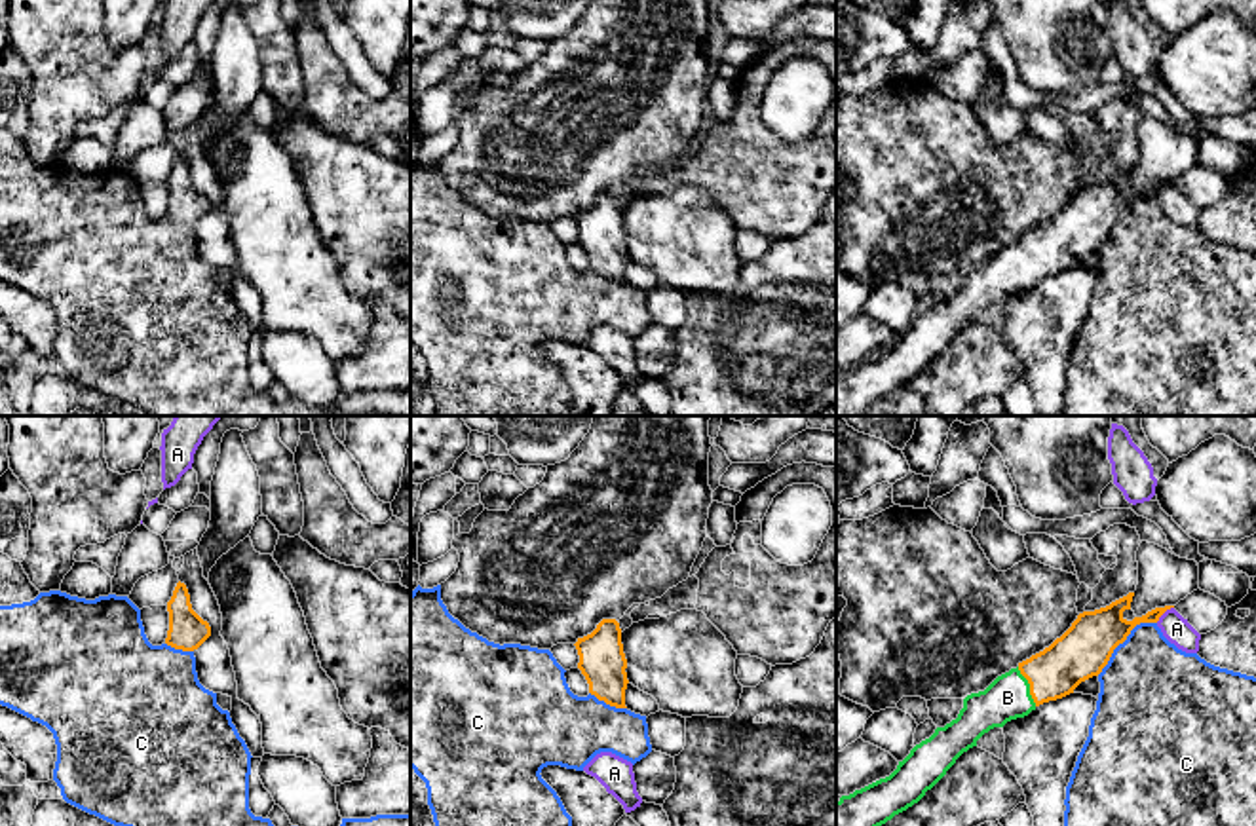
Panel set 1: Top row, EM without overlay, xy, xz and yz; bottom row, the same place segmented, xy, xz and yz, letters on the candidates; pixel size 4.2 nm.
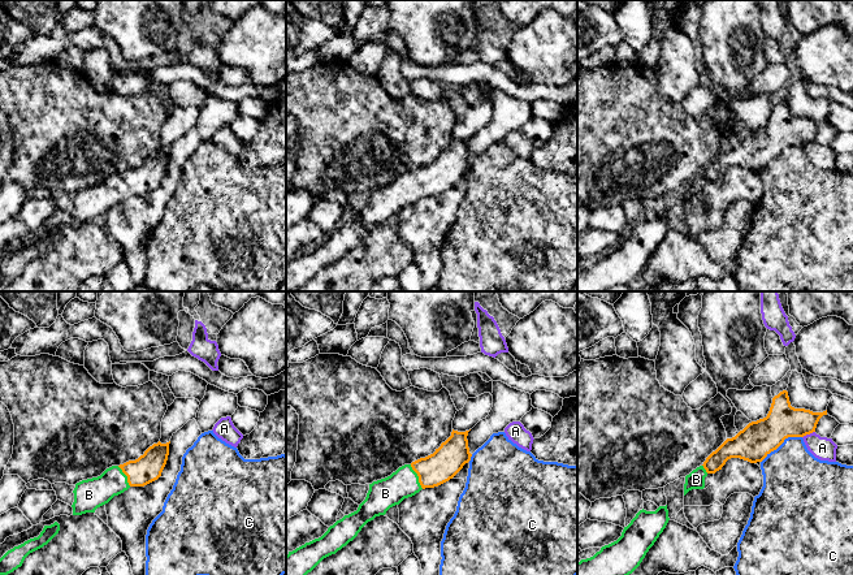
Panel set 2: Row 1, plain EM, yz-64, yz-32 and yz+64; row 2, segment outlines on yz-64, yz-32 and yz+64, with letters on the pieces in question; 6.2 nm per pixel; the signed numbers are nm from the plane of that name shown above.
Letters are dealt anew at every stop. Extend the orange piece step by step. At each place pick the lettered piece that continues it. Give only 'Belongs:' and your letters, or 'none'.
Belongs: B

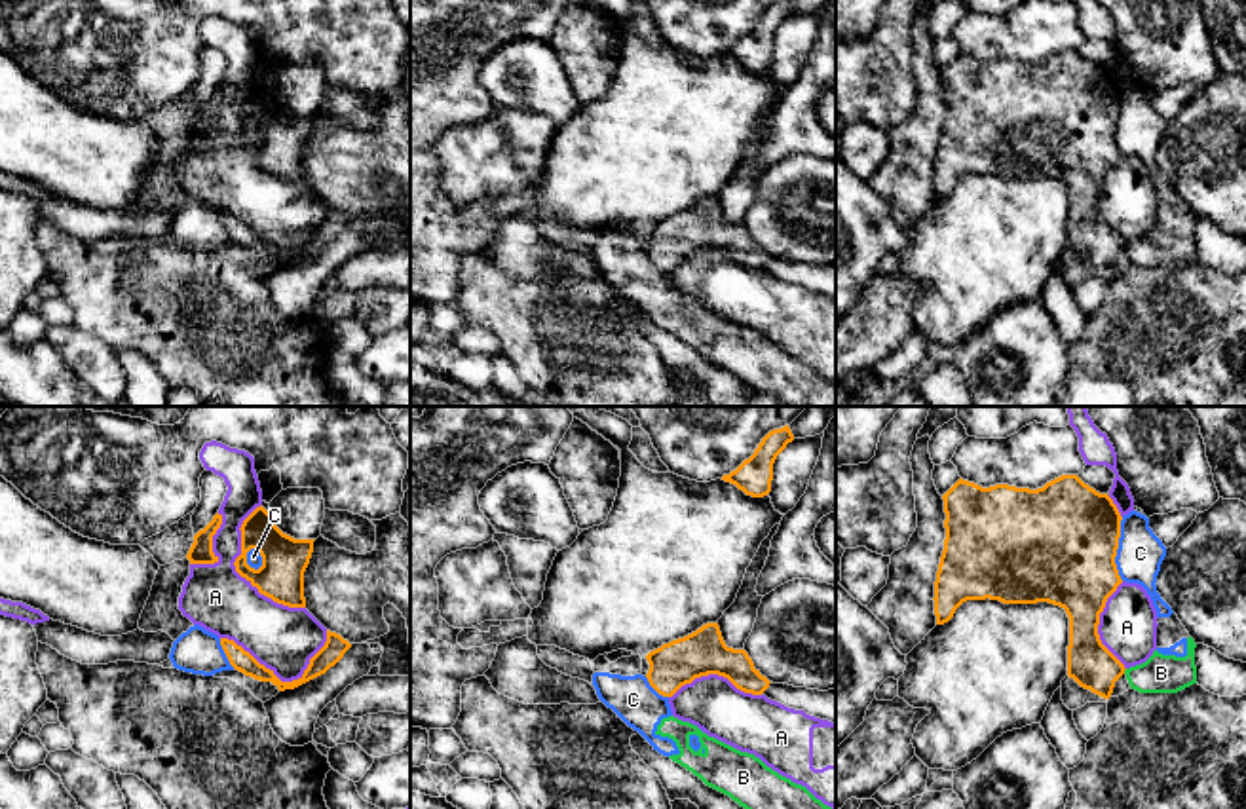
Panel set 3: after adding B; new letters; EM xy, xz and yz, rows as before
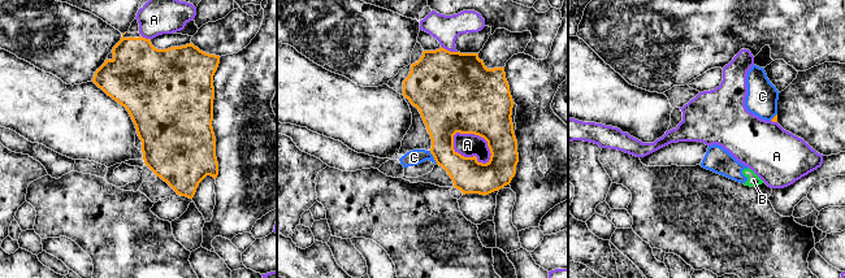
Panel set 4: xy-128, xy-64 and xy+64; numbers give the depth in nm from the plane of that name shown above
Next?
Belongs: none

